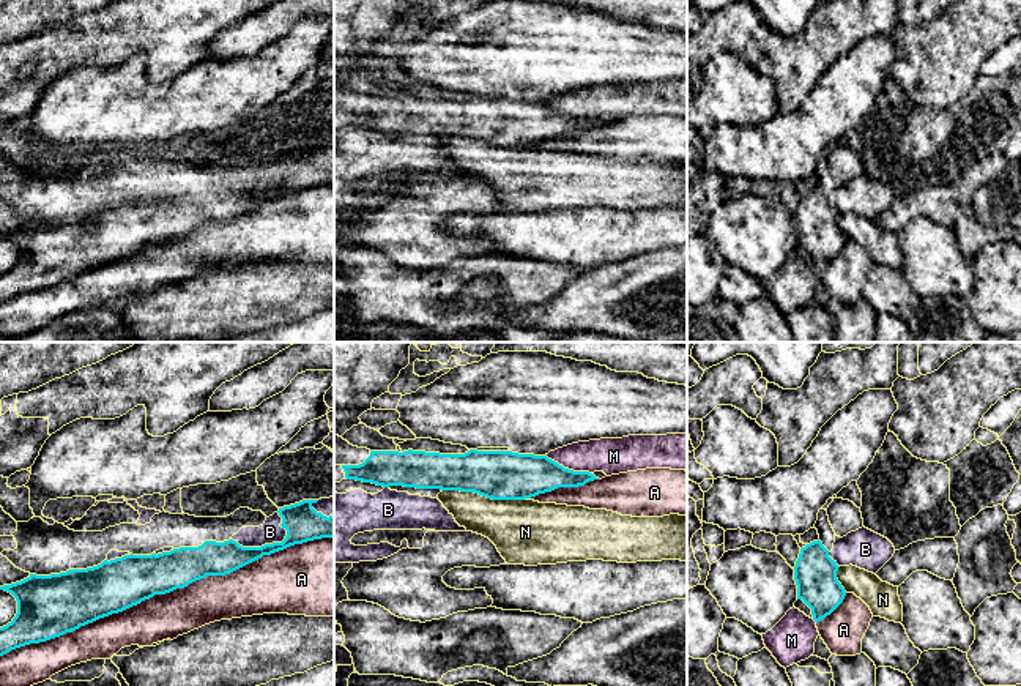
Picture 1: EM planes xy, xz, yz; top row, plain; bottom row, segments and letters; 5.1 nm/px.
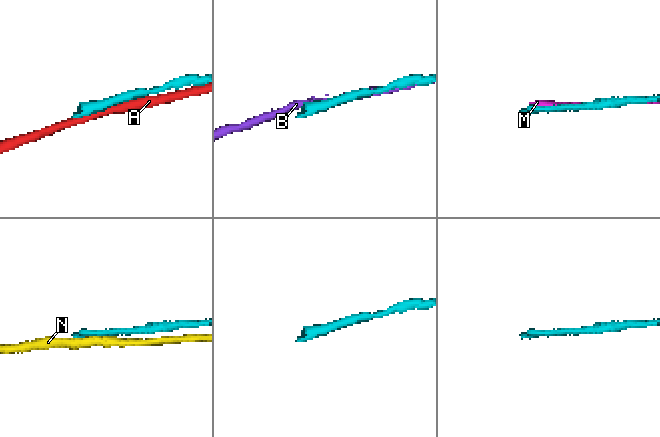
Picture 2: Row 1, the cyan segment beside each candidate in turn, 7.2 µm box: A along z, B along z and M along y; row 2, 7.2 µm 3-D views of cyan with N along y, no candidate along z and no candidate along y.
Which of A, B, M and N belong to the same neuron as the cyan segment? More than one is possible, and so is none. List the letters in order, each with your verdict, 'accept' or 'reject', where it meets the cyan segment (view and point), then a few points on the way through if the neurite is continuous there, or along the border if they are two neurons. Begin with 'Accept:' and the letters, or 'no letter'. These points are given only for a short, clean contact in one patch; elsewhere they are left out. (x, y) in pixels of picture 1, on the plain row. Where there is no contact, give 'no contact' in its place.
Accept: no letter
A: reject; meets cyan in xy at (166, 238)
B: reject; meets cyan in xy at (262, 193)
M: reject; meets cyan in xz at (568, 115)
N: reject; meets cyan in xz at (484, 142)

